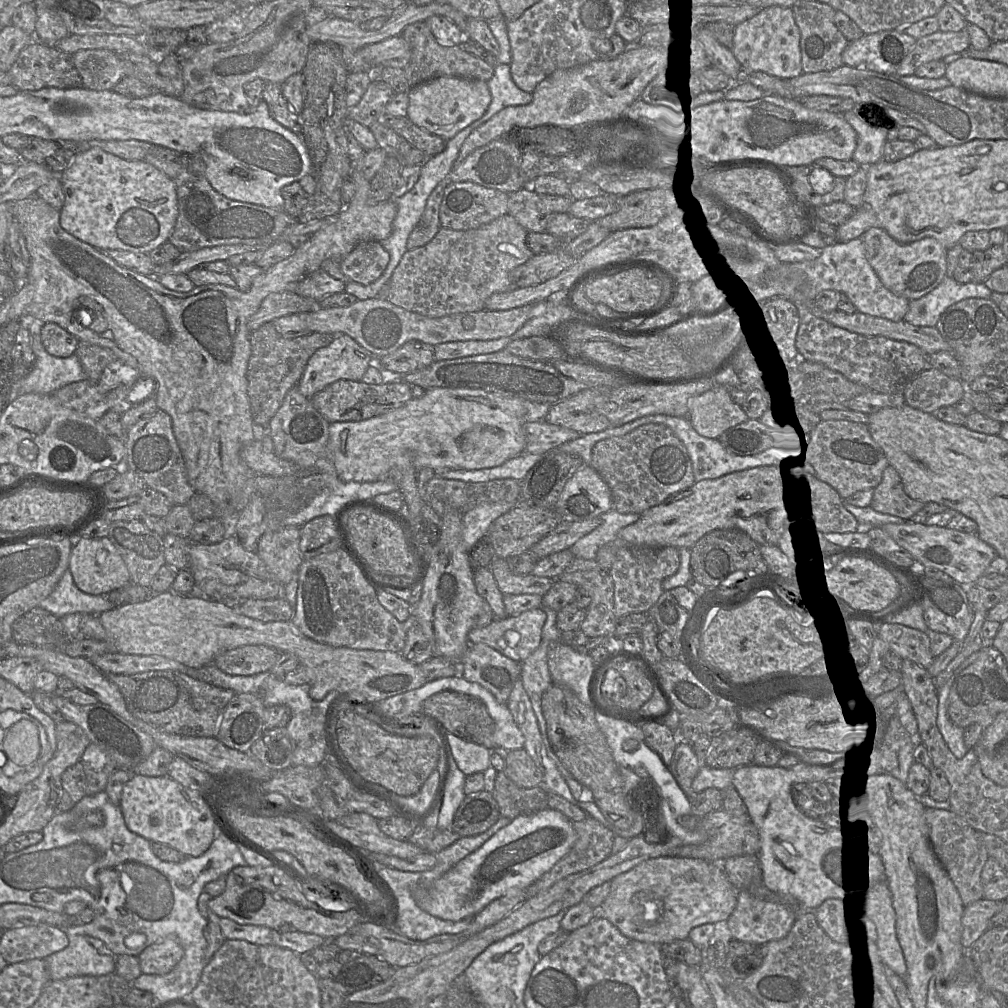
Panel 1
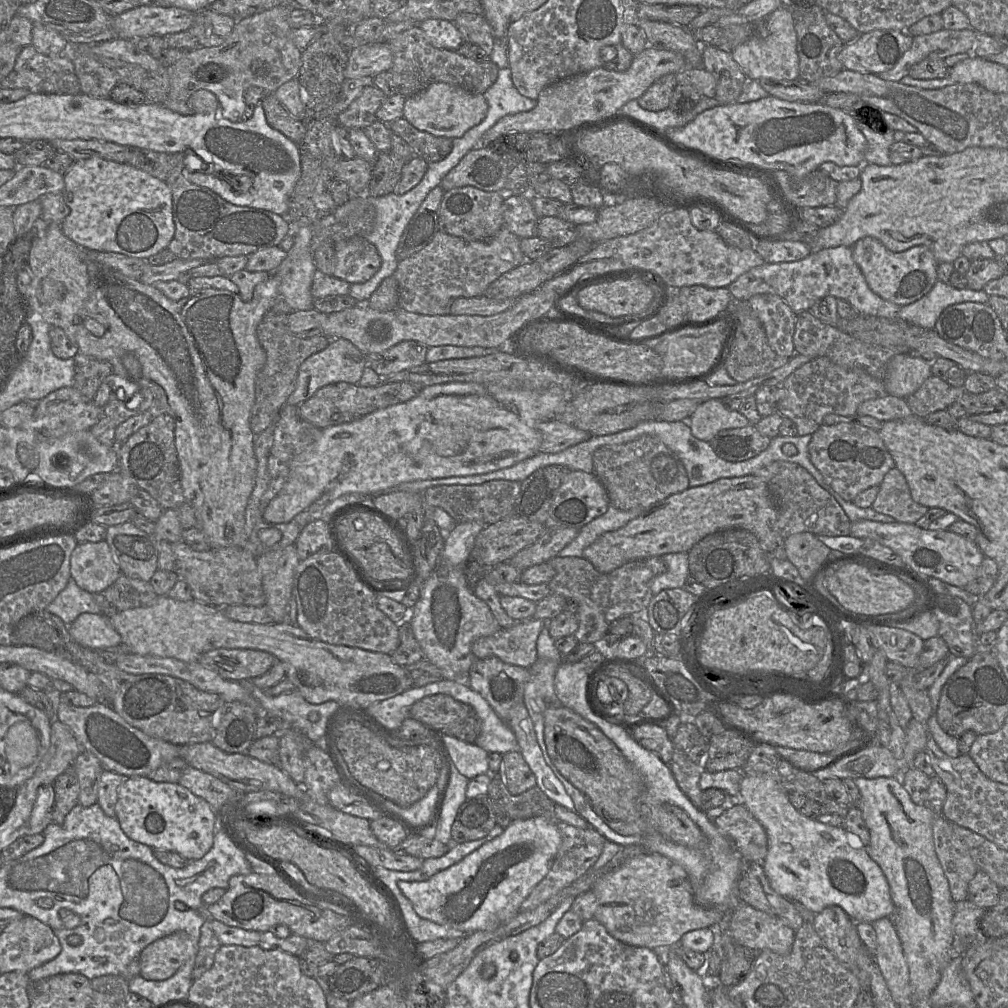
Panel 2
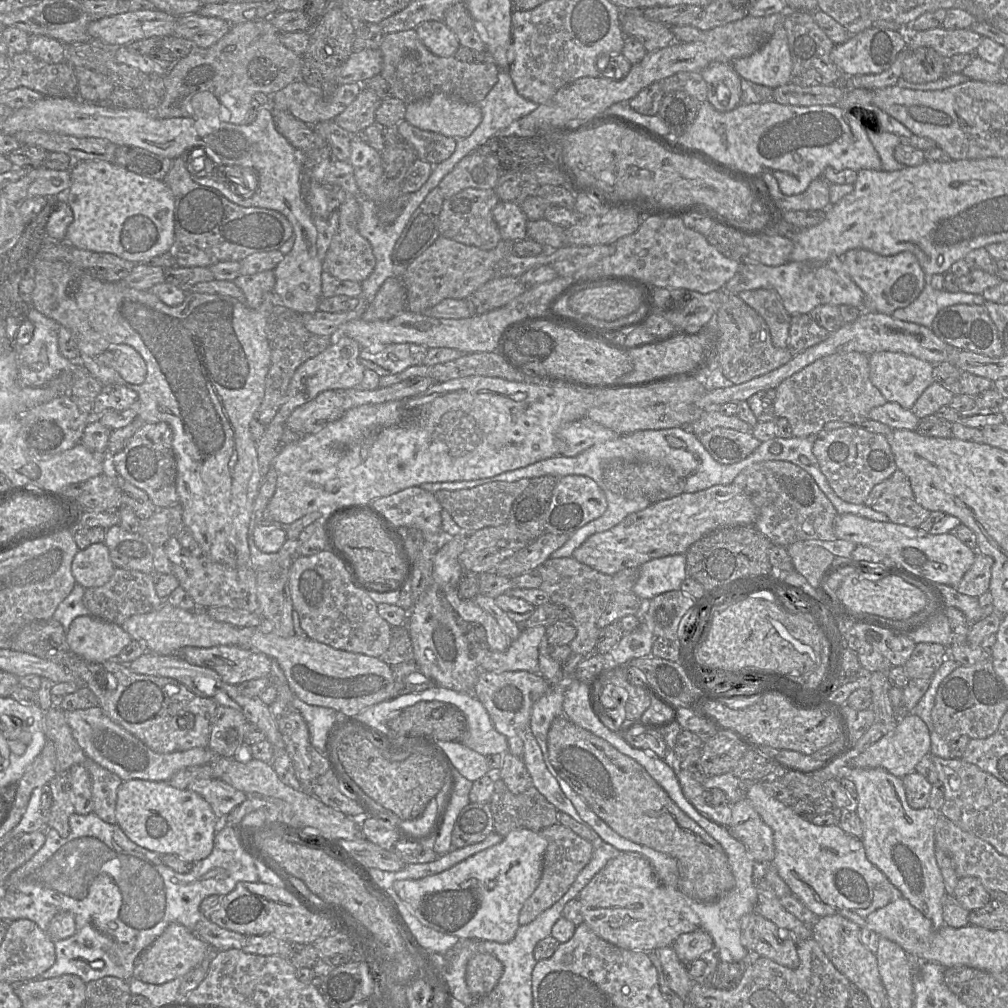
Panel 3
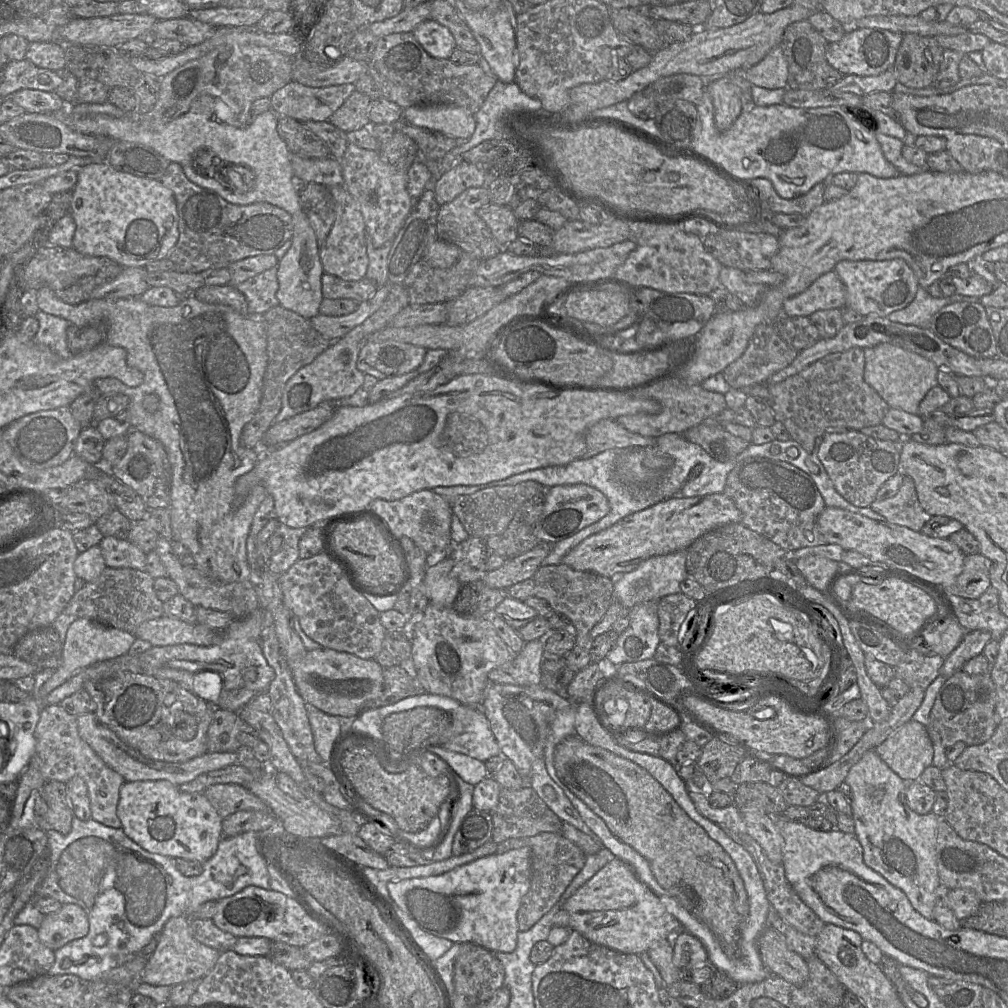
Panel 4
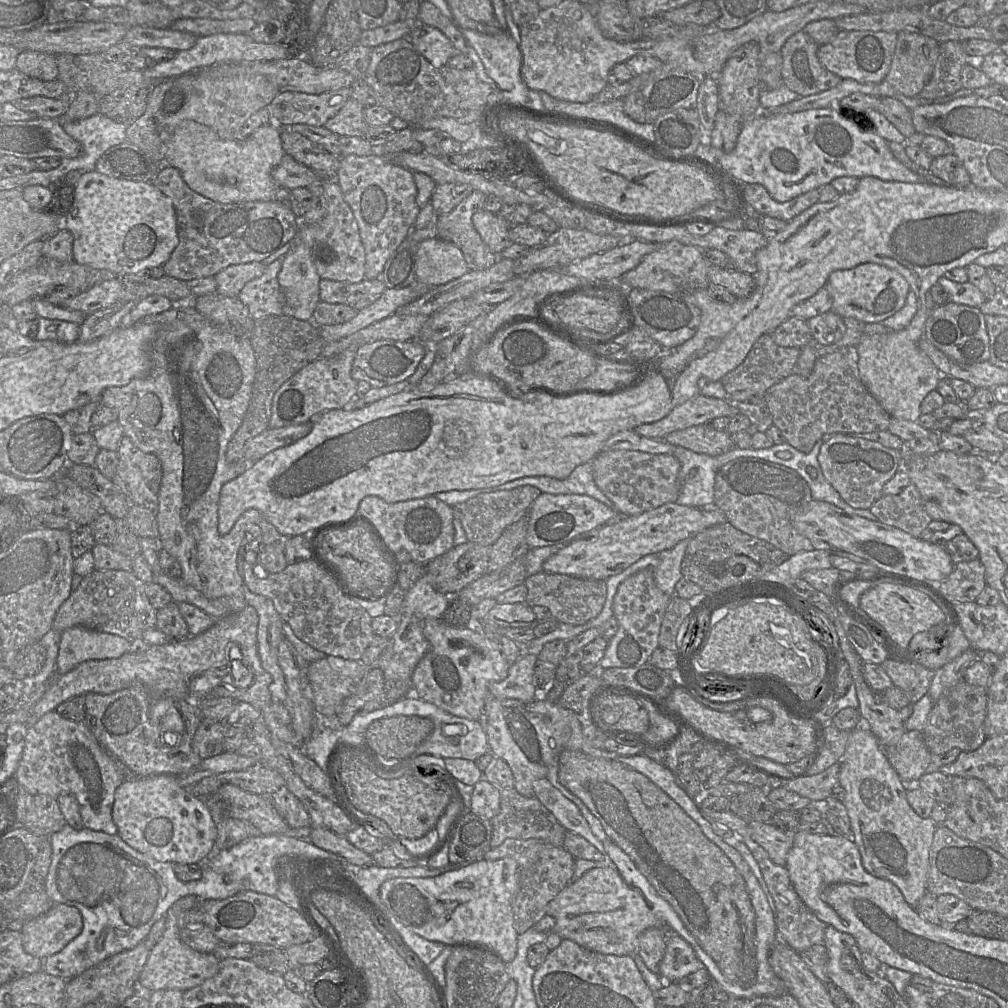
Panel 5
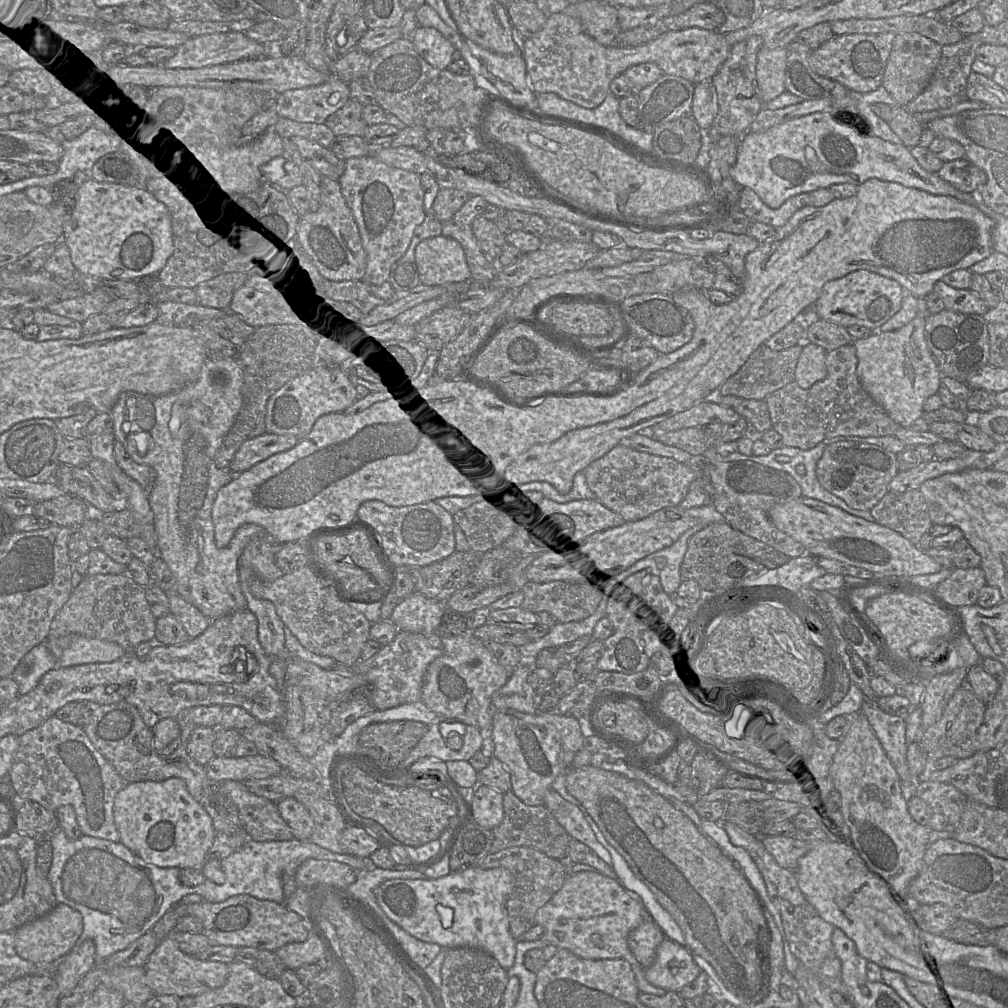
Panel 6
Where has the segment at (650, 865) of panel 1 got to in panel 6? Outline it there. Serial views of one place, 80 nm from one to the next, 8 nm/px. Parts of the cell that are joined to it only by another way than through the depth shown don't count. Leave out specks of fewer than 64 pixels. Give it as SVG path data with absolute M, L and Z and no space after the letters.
M587 871L568 875L560 890L537 911L535 922L544 928L542 939L548 944L566 949L582 959L603 960L622 959L631 953L628 936L648 918L649 913L642 901L631 898L619 884L618 878L607 877L597 871Z

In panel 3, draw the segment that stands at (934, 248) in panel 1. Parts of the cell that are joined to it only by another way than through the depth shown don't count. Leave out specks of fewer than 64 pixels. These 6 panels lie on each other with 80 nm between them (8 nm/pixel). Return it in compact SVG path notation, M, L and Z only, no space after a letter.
M850 249L841 256L851 278L864 292L866 309L891 315L896 309L911 304L926 285L926 276L916 256L903 251L884 256L866 249Z

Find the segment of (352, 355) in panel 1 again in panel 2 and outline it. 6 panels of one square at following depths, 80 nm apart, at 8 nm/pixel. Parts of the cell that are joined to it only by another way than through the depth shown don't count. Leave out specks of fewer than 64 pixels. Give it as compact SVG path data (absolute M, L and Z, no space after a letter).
M330 339L330 344L324 350L307 358L299 368L296 386L287 399L287 404L299 406L309 400L322 387L346 382L358 384L366 368L366 355L347 339Z

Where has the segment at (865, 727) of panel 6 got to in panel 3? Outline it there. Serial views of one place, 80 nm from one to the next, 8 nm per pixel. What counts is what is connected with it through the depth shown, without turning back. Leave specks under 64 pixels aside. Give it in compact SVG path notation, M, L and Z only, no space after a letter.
M852 768L844 777L851 780L857 790L856 812L862 822L861 841L867 859L914 908L931 920L935 928L943 927L942 900L946 891L935 855L935 825L939 812L929 806L911 808L902 779L883 768Z

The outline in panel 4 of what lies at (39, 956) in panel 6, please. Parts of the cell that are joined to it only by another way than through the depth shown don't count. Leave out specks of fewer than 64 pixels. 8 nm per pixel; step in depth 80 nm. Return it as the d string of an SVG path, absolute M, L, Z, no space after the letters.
M63 904L58 911L44 916L37 932L42 944L55 951L85 936L88 928L87 915L80 906Z

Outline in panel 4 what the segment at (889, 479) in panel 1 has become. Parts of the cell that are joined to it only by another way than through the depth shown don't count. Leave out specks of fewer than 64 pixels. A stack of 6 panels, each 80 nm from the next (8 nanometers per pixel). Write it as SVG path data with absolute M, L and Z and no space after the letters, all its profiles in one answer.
M904 475L898 492L891 498L875 500L870 508L886 521L920 532L931 515L920 505L913 480Z

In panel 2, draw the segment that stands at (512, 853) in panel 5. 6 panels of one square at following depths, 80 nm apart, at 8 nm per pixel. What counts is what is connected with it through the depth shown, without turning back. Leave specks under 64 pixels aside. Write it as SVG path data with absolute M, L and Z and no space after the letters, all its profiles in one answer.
M557 822L557 828L561 834L561 845L546 876L521 904L520 911L522 912L536 909L539 905L586 874L601 855L604 844L607 841L604 836L592 827L580 829L564 822Z

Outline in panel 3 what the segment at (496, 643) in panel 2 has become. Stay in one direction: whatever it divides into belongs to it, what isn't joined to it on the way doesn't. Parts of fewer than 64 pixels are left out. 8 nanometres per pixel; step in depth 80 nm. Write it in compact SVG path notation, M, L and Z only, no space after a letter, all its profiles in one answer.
M546 627L522 628L519 637L511 641L504 652L490 652L480 664L480 672L503 673L527 671L539 673L539 645L546 635Z

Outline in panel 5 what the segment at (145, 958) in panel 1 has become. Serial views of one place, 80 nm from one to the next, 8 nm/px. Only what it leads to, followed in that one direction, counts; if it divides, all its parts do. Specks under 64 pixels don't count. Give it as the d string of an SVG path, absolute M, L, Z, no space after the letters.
M188 895L177 900L167 911L163 935L151 947L147 961L138 978L138 984L142 990L179 989L184 992L200 985L218 972L220 960L212 952L198 952L180 938L179 931L185 926L183 925L183 915L196 905L198 905L198 898L195 895Z

